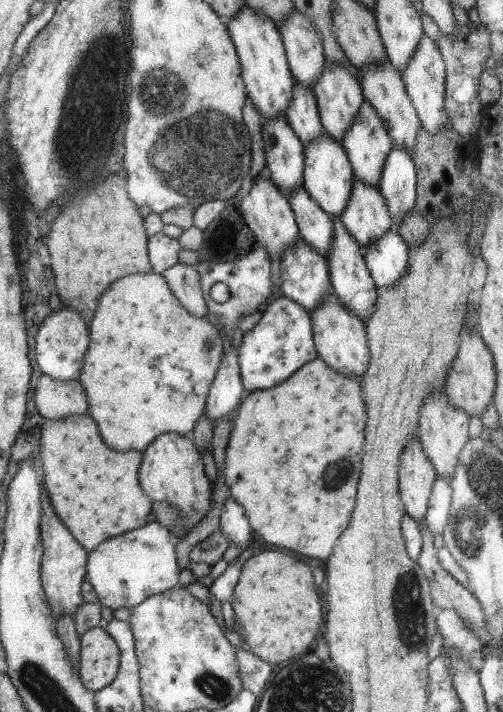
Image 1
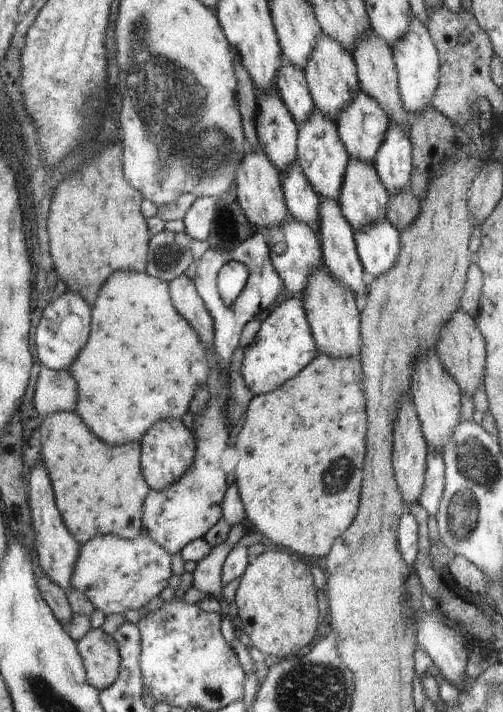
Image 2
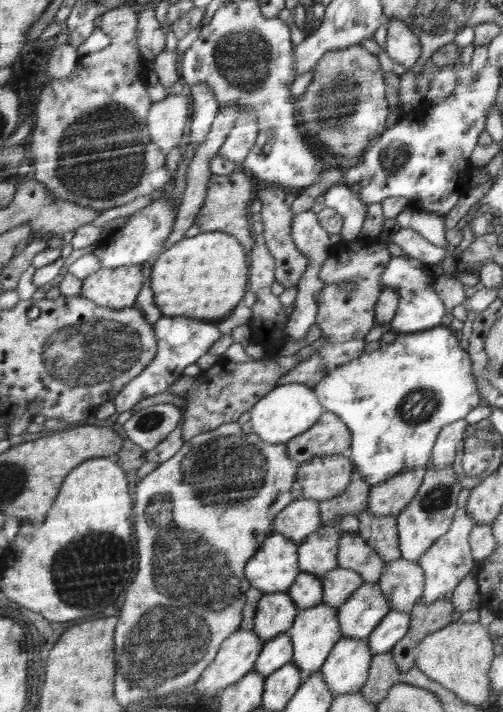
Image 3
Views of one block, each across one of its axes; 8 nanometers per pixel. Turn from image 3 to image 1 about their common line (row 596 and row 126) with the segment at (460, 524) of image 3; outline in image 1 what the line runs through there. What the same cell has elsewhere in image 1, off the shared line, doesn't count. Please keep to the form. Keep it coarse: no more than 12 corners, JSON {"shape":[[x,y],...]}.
{"shape":[[424,36],[403,70],[403,83],[422,121],[448,126],[446,61]]}

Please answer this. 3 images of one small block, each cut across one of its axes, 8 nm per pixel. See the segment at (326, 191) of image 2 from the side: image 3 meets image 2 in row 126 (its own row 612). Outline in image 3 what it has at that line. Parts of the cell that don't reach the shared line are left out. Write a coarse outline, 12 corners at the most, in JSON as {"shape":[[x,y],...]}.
{"shape":[[301,610],[289,635],[303,677],[322,670],[343,637],[338,612]]}

